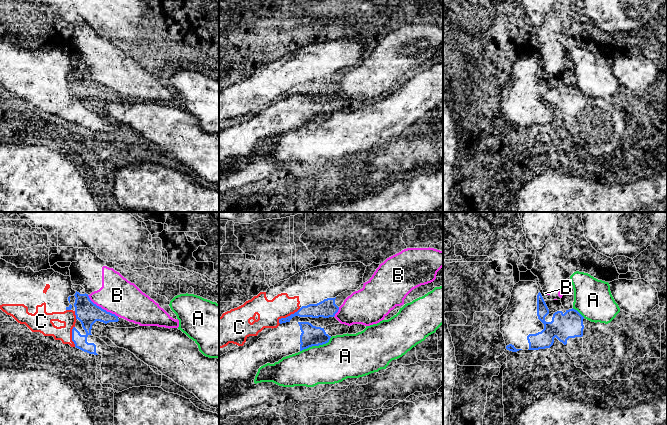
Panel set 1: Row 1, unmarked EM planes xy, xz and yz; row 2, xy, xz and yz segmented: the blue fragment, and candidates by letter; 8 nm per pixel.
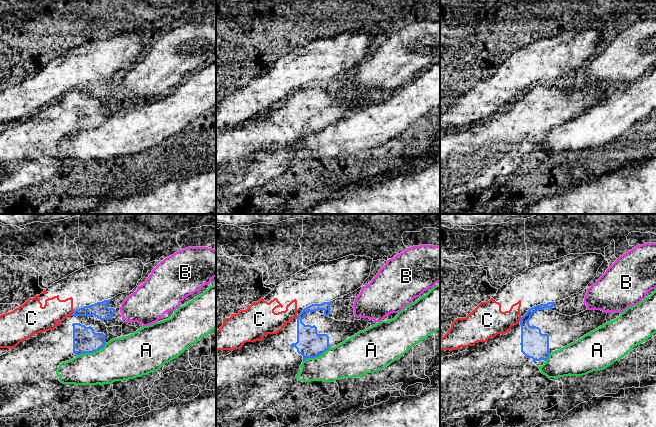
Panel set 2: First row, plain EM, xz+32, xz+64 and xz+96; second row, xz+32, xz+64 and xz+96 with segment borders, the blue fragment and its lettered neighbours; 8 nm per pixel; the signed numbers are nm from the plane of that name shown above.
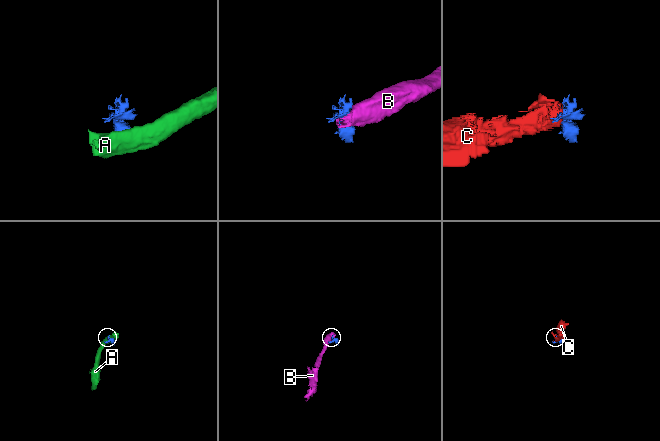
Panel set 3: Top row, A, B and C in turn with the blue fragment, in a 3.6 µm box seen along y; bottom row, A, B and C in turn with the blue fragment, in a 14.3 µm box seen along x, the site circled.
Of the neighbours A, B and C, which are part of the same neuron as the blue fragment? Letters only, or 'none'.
none

